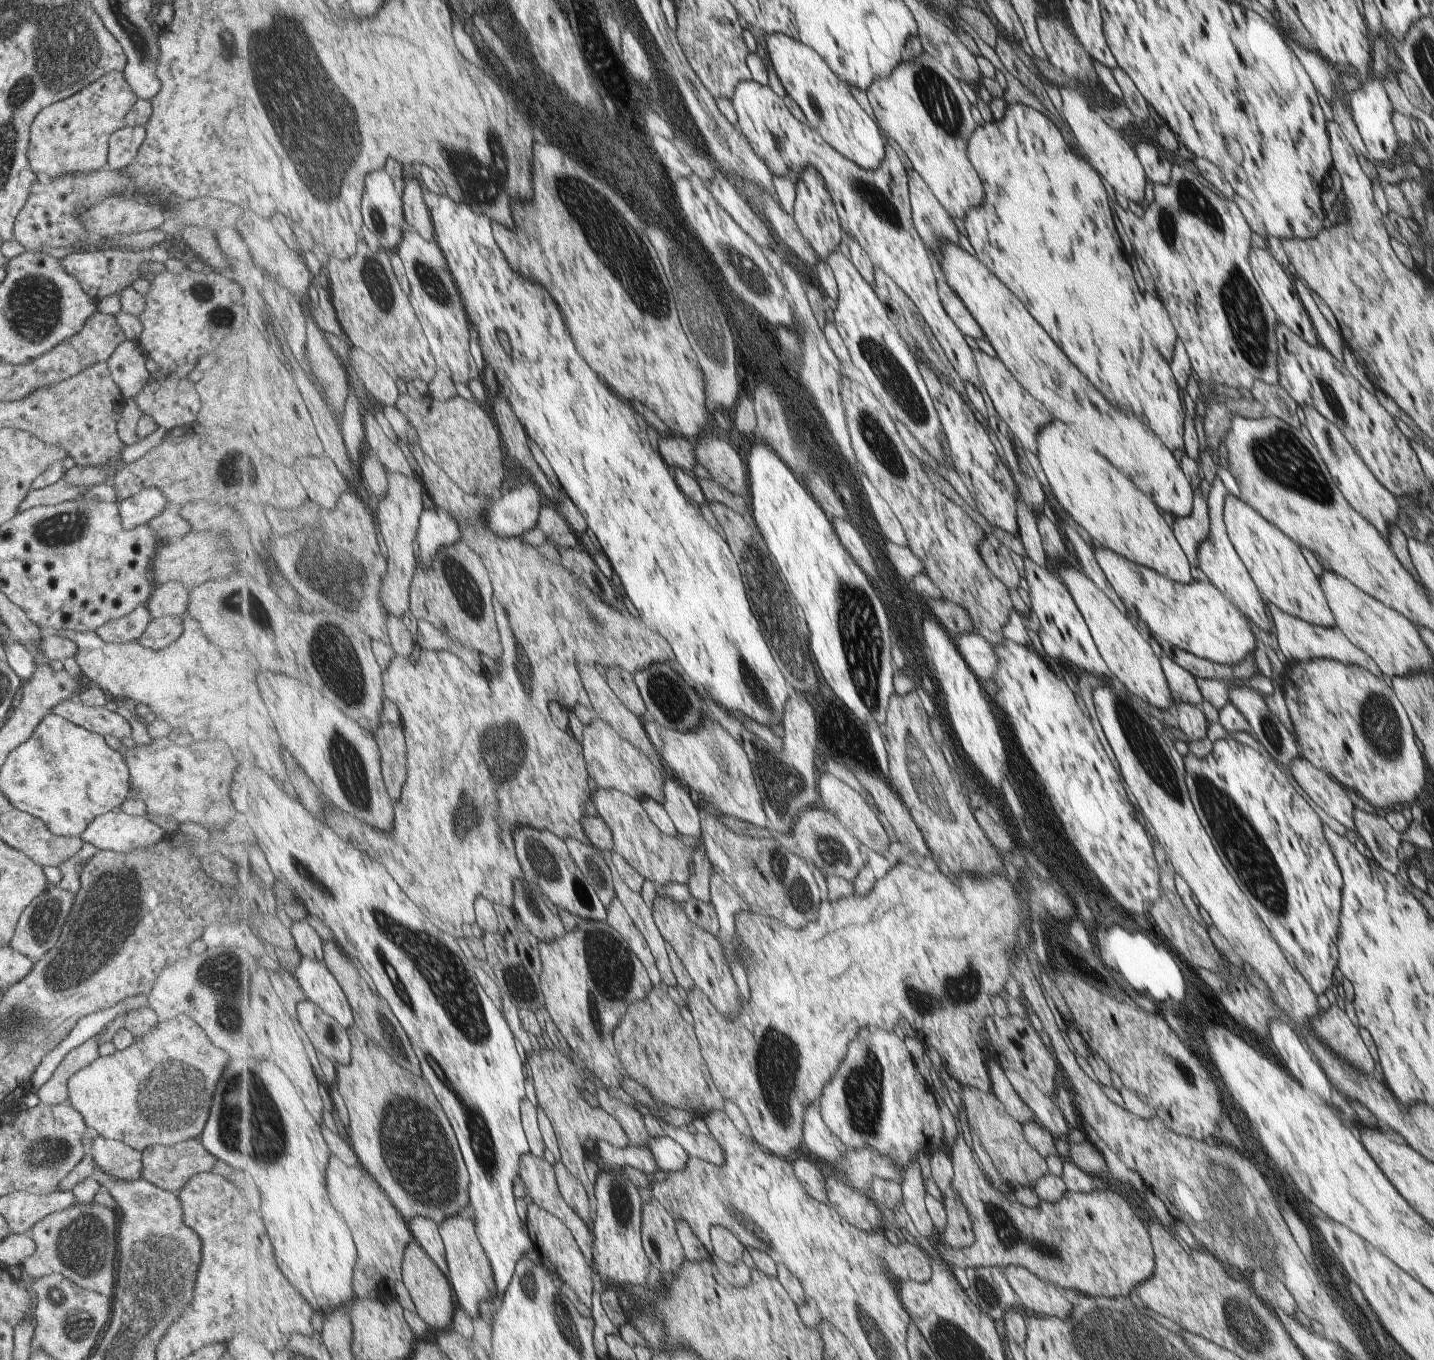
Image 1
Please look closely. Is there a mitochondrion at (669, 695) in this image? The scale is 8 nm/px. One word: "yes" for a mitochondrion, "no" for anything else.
yes

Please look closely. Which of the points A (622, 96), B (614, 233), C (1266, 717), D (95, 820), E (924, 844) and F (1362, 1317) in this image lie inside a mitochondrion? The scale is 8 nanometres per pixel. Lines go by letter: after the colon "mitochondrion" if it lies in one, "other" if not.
A: other
B: mitochondrion
C: mitochondrion
D: other
E: other
F: other

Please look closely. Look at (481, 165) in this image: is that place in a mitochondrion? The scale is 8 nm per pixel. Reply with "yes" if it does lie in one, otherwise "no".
yes

